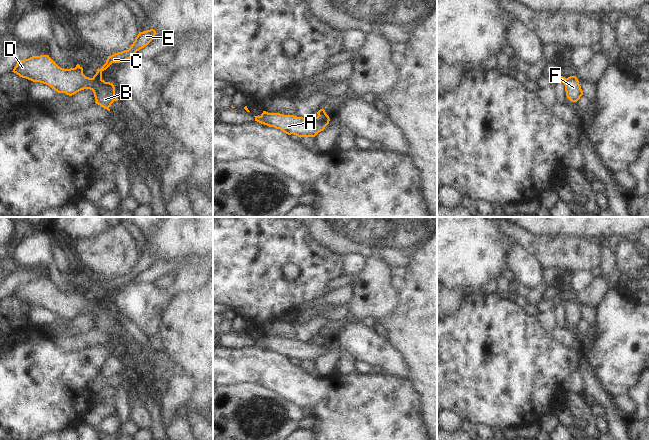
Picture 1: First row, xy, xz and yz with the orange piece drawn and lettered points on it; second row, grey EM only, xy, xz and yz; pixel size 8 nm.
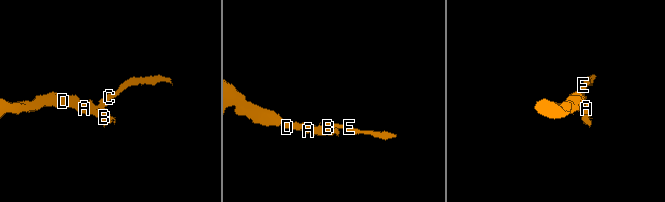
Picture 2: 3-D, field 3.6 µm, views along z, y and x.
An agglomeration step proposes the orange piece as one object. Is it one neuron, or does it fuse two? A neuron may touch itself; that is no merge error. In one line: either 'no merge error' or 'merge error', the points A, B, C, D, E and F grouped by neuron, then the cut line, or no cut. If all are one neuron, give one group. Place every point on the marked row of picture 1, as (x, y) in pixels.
merge error; A B D F / C E; cut in xz along (310, 117), (319, 121), (329, 120)

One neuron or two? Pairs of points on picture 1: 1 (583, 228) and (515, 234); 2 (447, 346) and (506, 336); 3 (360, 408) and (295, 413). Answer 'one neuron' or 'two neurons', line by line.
1: two neurons
2: one neuron
3: two neurons

